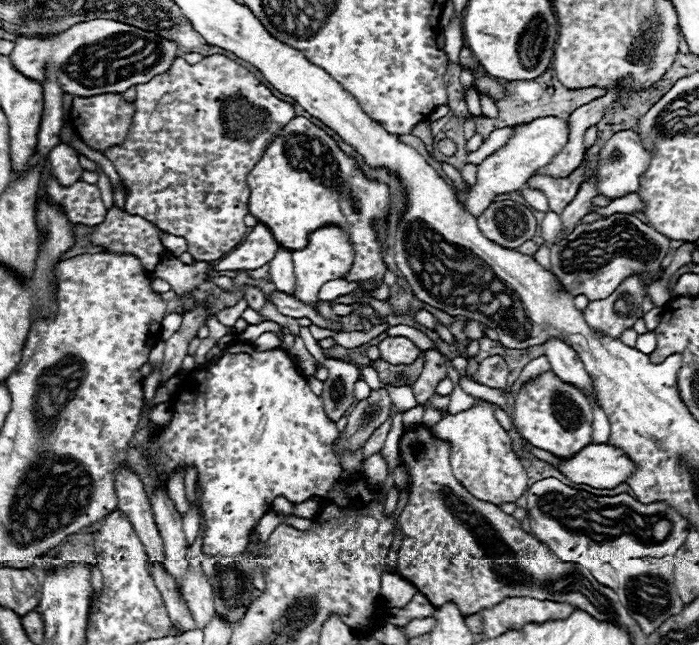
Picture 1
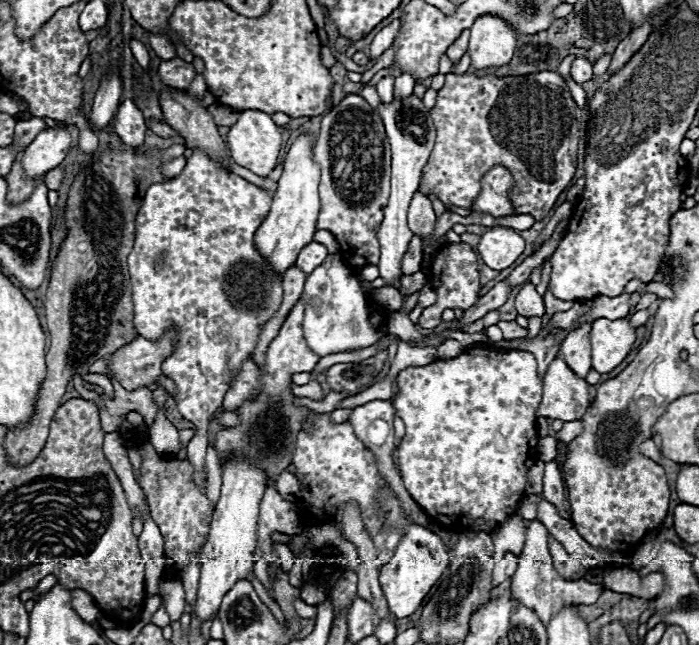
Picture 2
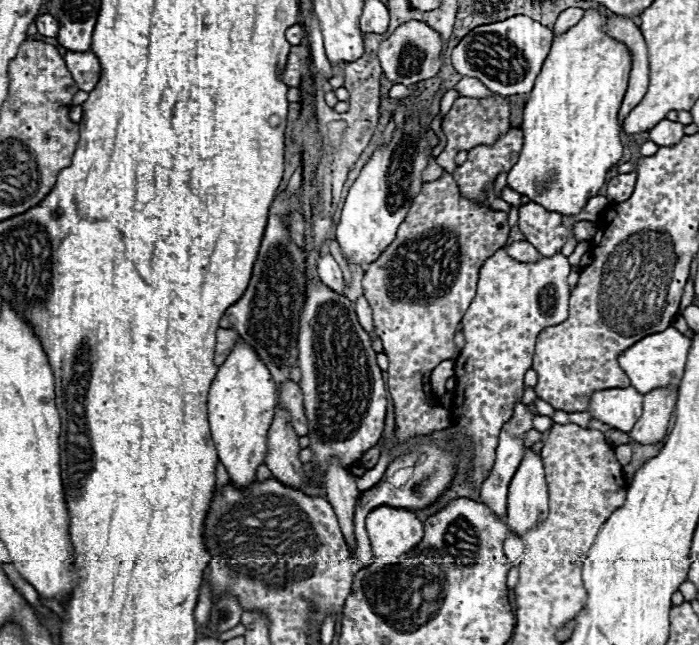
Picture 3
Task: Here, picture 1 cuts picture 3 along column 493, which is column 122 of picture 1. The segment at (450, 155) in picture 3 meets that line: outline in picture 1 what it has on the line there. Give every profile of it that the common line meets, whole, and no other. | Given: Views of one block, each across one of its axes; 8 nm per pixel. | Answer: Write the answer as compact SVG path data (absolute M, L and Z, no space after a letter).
M100 94L100 96L88 96L88 98L74 98L72 104L72 128L76 130L78 138L90 146L94 152L104 154L108 148L118 146L126 140L128 128L134 118L134 104L126 102L122 94Z

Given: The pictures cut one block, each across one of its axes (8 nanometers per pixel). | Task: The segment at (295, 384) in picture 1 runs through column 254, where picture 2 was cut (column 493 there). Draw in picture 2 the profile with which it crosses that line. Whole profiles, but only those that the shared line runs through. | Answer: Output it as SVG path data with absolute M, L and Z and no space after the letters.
M466 348L460 356L450 358L450 360L436 360L426 366L414 366L406 368L398 374L398 394L394 396L394 406L396 414L404 420L406 424L406 436L402 438L398 446L398 462L400 462L400 472L404 478L406 490L412 494L412 498L418 502L418 506L430 514L434 520L444 524L450 530L464 532L470 530L470 526L478 520L484 518L492 528L500 526L506 522L518 508L524 498L524 486L526 486L526 472L536 464L538 454L536 454L536 444L538 444L538 430L536 430L536 410L542 400L542 378L538 378L538 366L536 358L530 352L522 350L494 350L494 348Z

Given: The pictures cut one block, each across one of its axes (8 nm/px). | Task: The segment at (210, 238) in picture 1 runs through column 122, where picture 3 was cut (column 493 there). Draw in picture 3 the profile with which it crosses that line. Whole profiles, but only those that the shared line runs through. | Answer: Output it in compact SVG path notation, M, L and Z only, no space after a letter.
M510 128L510 132L502 134L494 144L480 144L478 148L472 148L468 152L468 160L452 172L452 176L454 176L454 180L456 180L456 184L458 184L458 188L462 192L462 196L490 208L490 202L486 200L486 190L484 188L488 184L494 184L494 180L500 174L508 172L516 164L520 150L522 150L522 130L520 128Z

